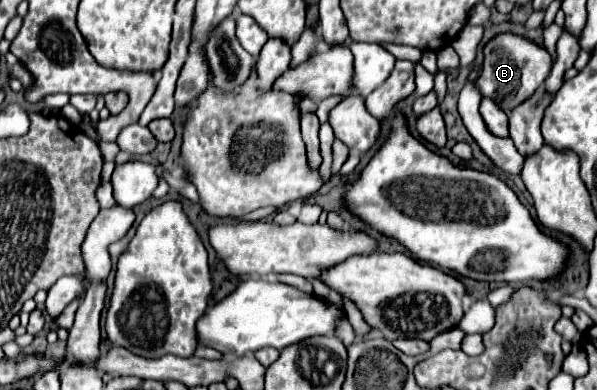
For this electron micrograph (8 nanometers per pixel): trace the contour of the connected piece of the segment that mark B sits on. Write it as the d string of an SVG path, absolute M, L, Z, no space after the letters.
M498 35L484 47L484 63L482 73L476 79L476 87L484 97L490 97L500 105L504 113L512 111L512 107L520 105L536 87L544 83L552 67L550 53L544 47L538 47L536 43L528 41L526 37L518 35Z

